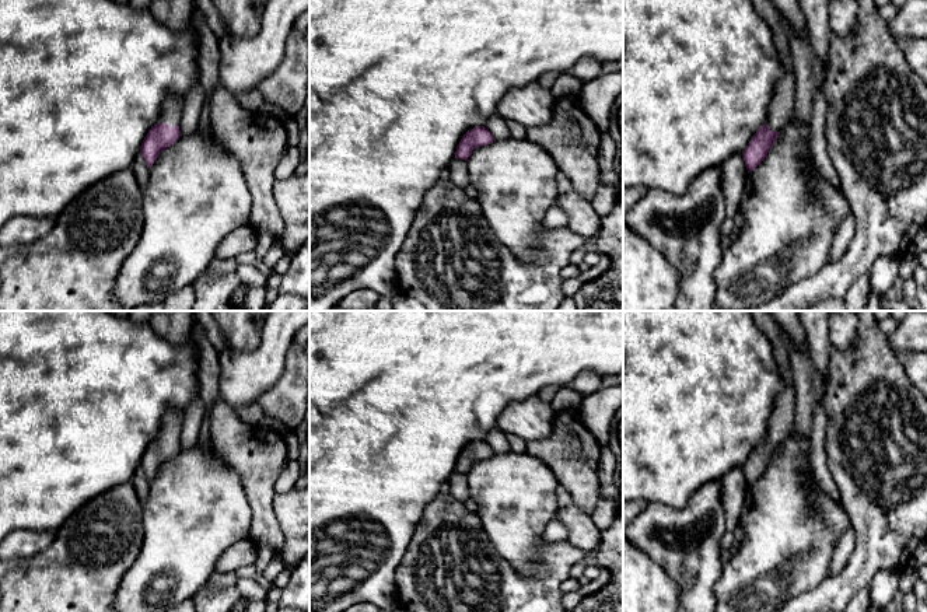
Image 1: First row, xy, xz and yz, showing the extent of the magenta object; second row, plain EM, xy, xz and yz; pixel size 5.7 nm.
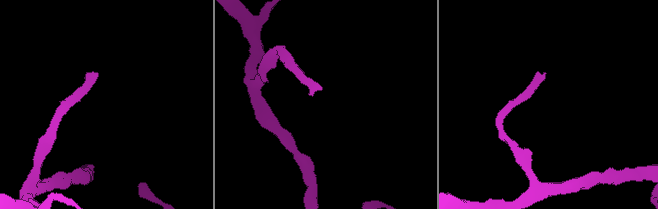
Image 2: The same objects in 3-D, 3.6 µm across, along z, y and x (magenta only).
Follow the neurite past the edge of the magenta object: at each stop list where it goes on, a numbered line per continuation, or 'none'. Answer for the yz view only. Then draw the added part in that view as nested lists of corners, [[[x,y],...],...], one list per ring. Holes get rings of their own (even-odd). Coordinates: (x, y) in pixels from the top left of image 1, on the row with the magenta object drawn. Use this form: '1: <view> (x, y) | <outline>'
1: yz (780, 108) | [[[752,0],[756,11],[770,25],[774,45],[780,62],[786,70],[784,77],[774,85],[773,98],[769,104],[766,125],[772,132],[780,132],[791,119],[794,108],[794,70],[790,55],[788,41],[780,21],[780,13],[770,0]]]

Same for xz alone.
none

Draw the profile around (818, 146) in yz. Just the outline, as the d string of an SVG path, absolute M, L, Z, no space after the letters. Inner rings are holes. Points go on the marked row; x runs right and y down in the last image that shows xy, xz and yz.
M823 83L814 98L814 109L811 118L811 151L815 158L816 167L822 175L835 186L840 188L840 181L835 167L826 151L826 141L823 136L823 125L826 116L826 97Z

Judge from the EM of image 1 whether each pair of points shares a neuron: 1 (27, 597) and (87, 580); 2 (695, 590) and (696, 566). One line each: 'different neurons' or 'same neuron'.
1: same neuron
2: same neuron

